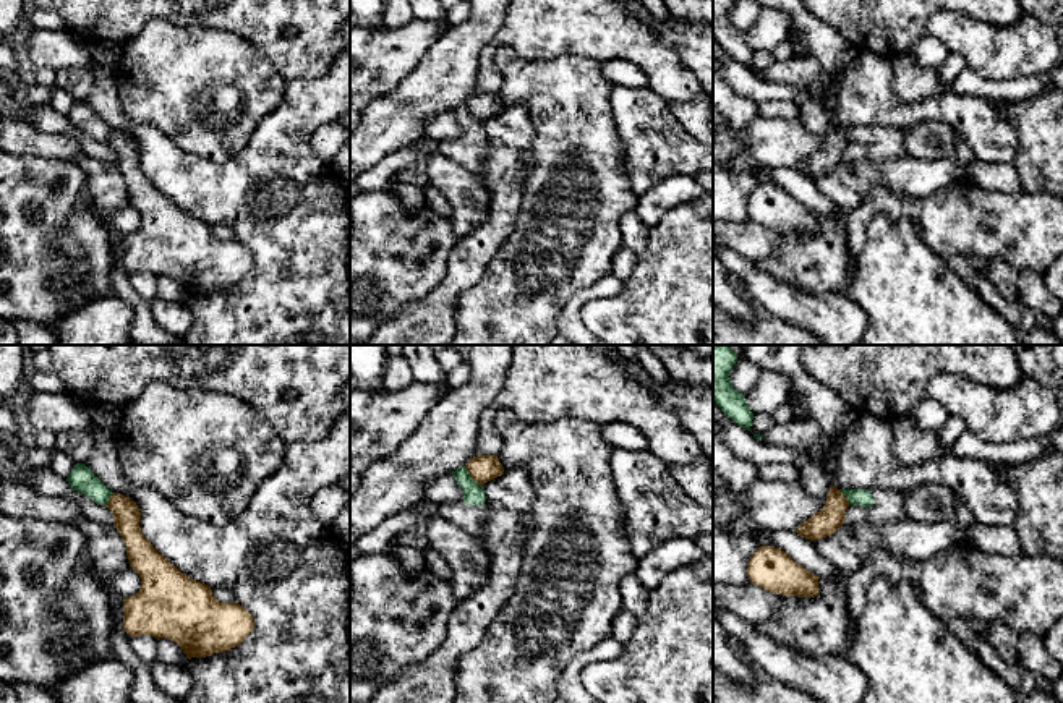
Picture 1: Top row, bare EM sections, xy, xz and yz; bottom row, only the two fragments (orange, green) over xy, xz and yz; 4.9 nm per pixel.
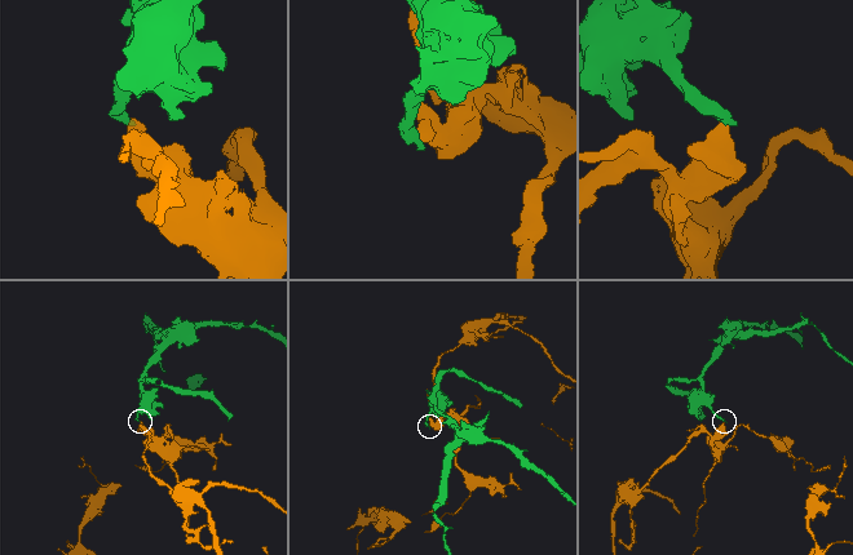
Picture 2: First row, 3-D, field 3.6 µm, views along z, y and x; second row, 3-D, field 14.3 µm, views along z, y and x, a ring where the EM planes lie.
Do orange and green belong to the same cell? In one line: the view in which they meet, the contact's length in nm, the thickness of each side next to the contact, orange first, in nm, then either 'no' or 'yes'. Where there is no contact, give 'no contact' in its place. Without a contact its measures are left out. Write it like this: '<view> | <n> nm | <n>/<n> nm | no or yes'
xz | 130 nm | 140/100 nm | no

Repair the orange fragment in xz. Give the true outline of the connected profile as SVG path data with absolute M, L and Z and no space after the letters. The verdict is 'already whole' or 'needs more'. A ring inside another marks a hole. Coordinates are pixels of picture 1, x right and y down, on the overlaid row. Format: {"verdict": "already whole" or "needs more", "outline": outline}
{"verdict": "already whole", "outline": "M497 455L473 457L465 463L465 468L472 479L475 479L481 486L504 473Z"}

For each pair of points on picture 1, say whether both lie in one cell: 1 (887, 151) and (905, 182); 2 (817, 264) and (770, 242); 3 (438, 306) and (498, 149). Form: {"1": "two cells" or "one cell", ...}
{"1": "two cells", "2": "two cells", "3": "one cell"}

